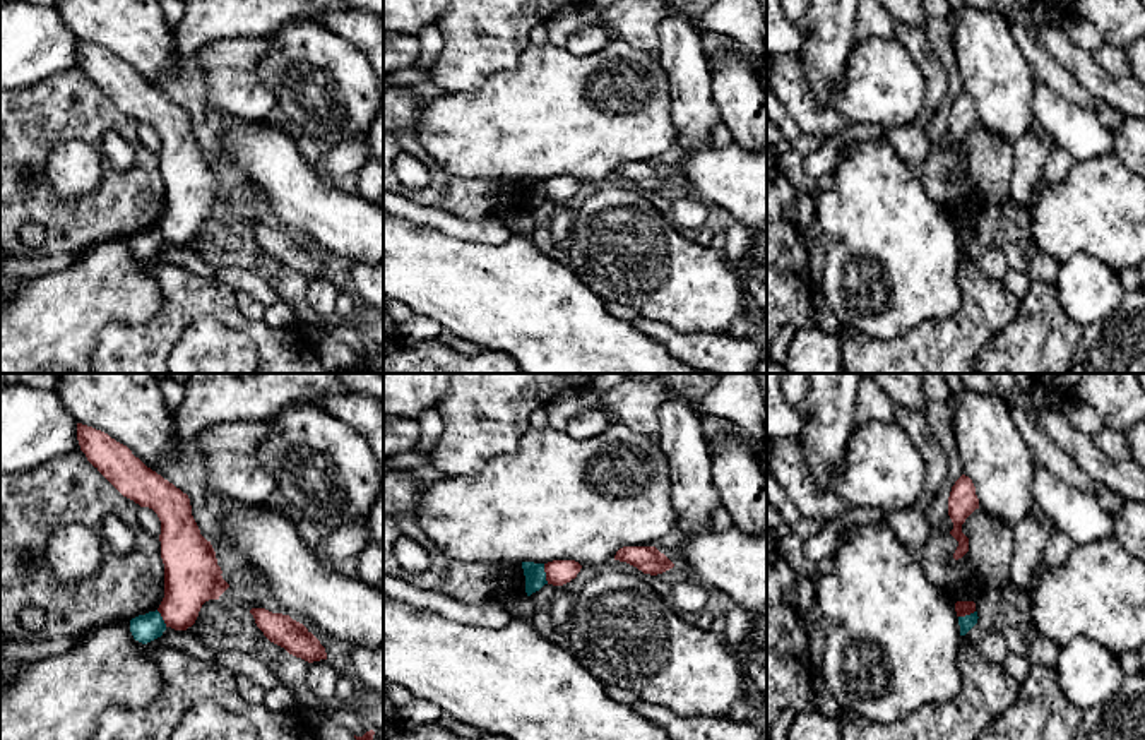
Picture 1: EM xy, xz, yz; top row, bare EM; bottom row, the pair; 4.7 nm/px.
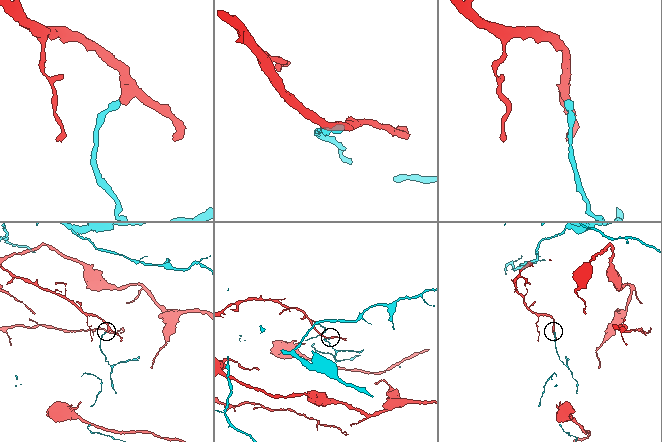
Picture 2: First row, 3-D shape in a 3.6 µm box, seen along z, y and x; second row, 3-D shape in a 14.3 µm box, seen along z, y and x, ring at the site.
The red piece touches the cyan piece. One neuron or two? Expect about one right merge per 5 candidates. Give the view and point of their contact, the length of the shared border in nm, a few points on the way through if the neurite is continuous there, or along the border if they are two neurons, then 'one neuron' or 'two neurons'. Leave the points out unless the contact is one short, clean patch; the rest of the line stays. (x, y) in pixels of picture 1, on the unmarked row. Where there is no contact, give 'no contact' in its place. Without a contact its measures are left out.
meets red in xz at (546, 190); contact 100 nm long; border along xz (543, 180), (548, 199); two neurons

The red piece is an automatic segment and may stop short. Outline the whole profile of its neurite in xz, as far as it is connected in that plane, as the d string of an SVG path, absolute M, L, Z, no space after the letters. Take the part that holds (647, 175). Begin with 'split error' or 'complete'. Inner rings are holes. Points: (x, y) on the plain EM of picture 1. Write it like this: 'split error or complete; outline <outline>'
complete; outline M623 163L614 176L626 178L644 190L657 192L674 183L674 180L656 163Z

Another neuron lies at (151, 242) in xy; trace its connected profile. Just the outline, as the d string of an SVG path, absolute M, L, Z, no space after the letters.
M157 226L130 236L130 248L133 255L142 260L161 254L164 247L166 240Z

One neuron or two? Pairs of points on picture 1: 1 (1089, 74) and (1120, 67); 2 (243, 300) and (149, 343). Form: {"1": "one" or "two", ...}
{"1": "two", "2": "two"}

